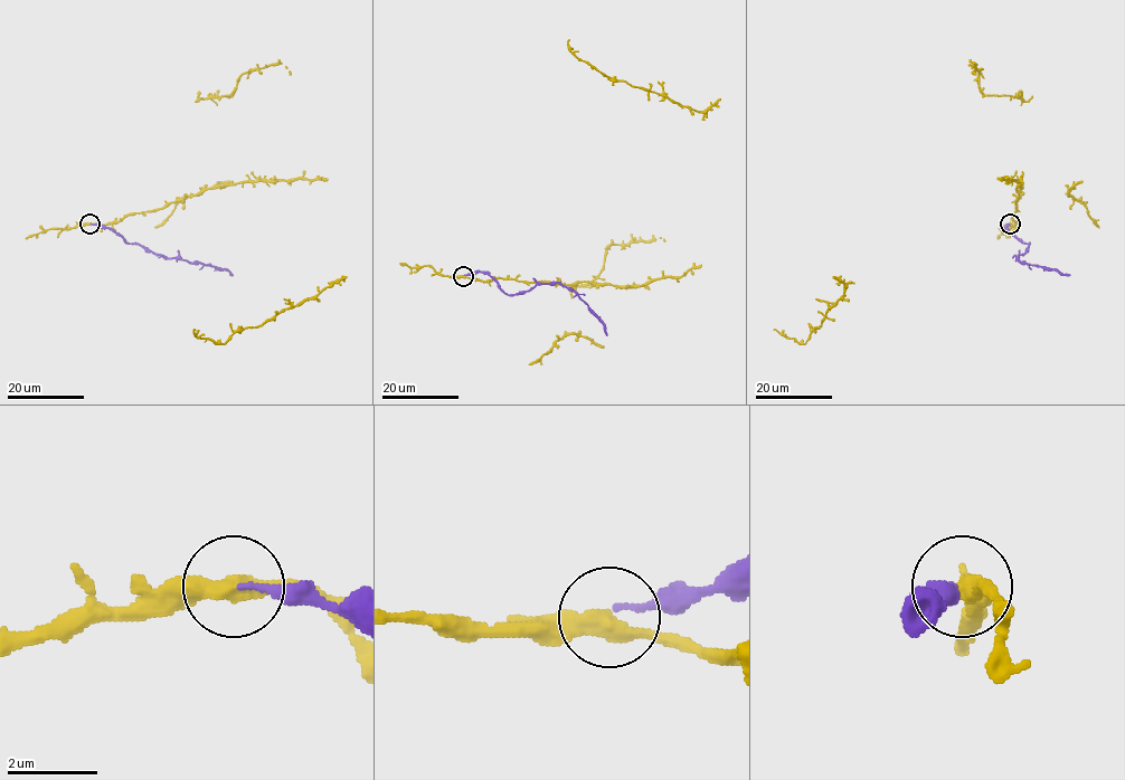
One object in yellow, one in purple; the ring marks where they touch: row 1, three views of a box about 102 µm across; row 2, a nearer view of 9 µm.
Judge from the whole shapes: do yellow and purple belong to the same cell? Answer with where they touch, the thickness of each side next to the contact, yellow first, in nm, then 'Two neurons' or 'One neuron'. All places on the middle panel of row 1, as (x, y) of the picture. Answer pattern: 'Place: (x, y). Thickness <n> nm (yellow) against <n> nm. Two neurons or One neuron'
Place: (463, 276). Thickness 400 nm (yellow) against 150 nm. Two neurons

